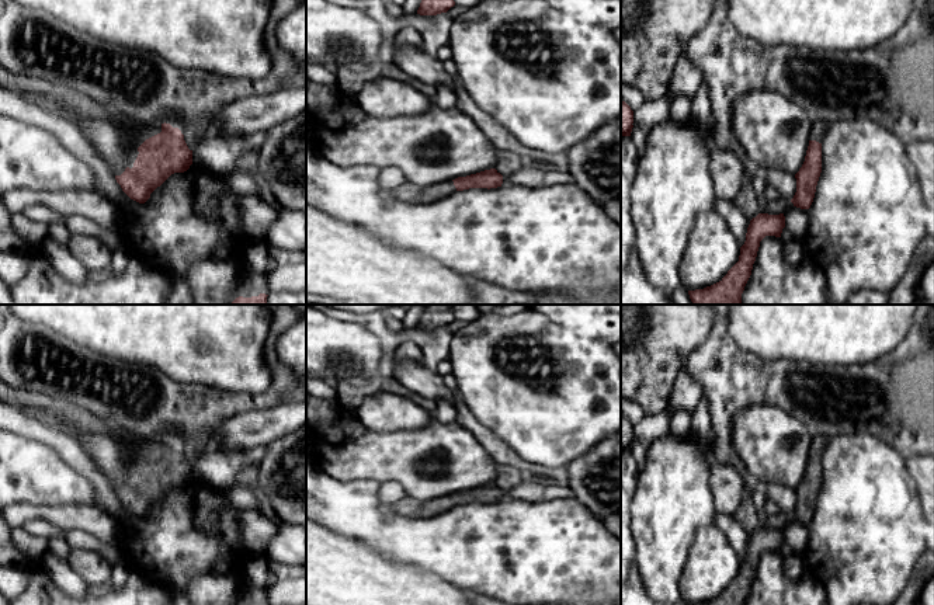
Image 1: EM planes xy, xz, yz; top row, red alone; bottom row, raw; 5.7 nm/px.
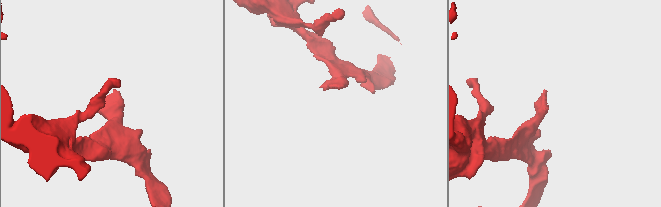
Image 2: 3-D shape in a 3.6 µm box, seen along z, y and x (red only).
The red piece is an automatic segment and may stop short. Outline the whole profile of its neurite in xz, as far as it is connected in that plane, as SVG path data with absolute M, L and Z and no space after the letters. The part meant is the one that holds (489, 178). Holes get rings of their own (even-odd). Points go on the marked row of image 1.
M485 170L466 177L458 177L451 181L438 182L434 185L414 185L409 181L392 190L392 195L403 202L413 205L427 205L452 195L456 191L469 188L497 188L503 184L503 175L496 170Z

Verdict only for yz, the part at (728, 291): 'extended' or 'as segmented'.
as segmented

